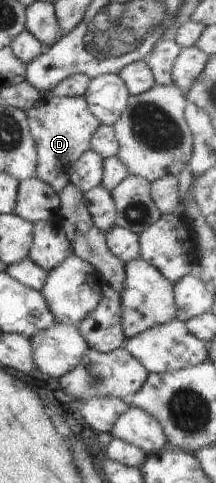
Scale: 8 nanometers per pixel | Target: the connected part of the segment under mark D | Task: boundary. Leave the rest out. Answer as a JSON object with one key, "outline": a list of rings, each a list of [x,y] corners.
{"outline":[[[43,93],[43,97],[25,112],[38,155],[34,177],[50,185],[53,191],[62,192],[70,183],[72,163],[91,150],[91,138],[101,123],[89,111],[84,97],[60,98]]]}

